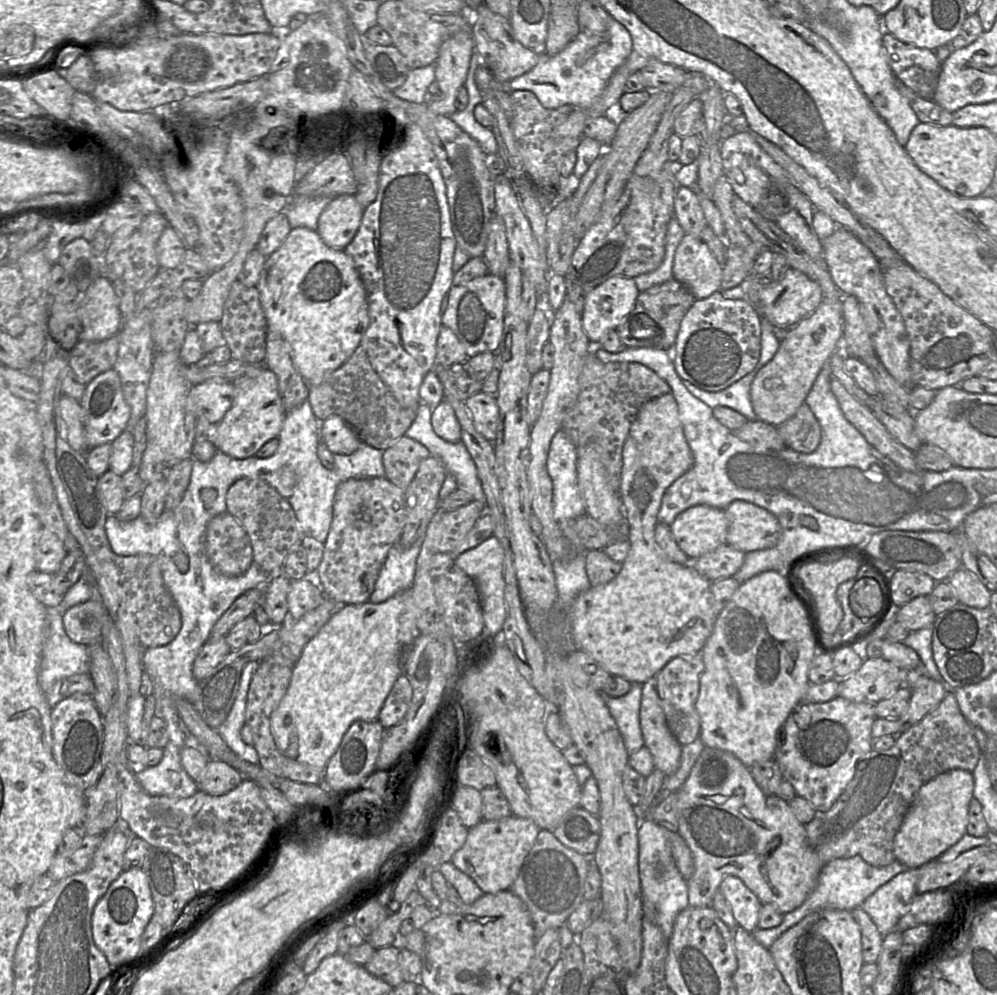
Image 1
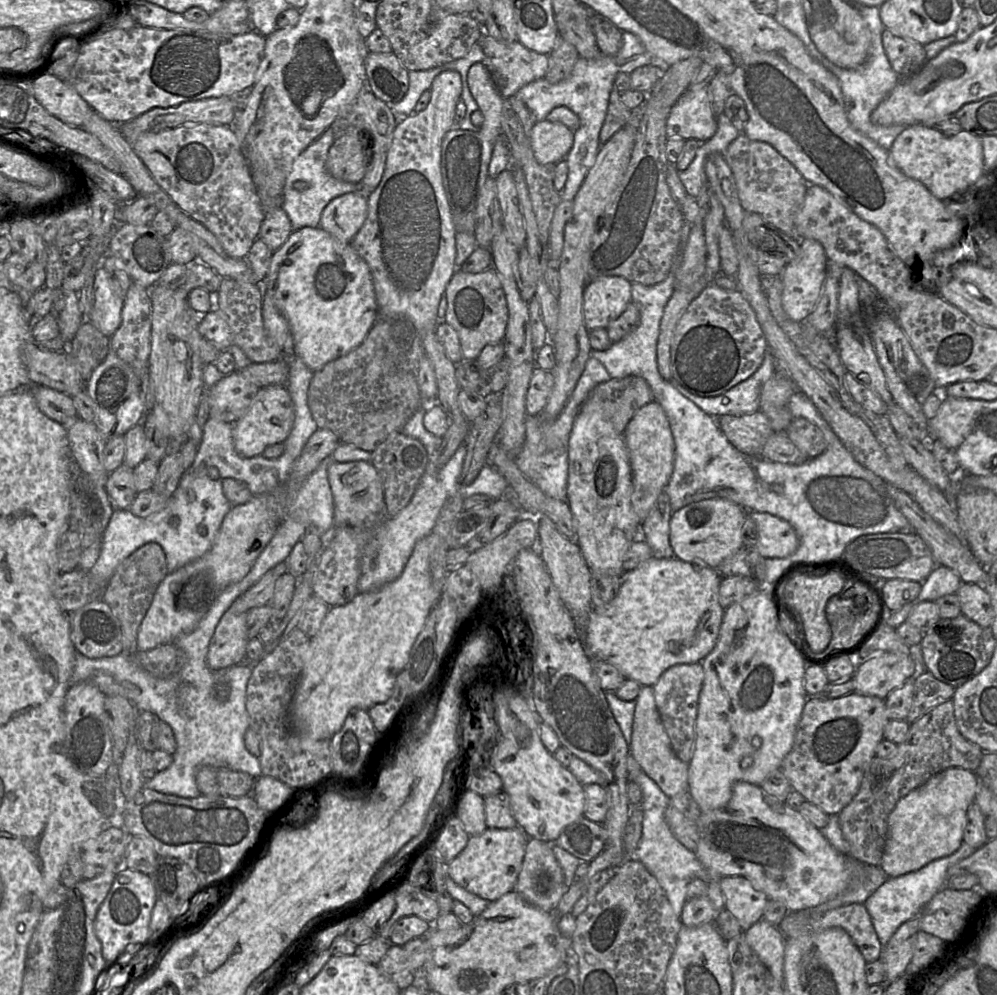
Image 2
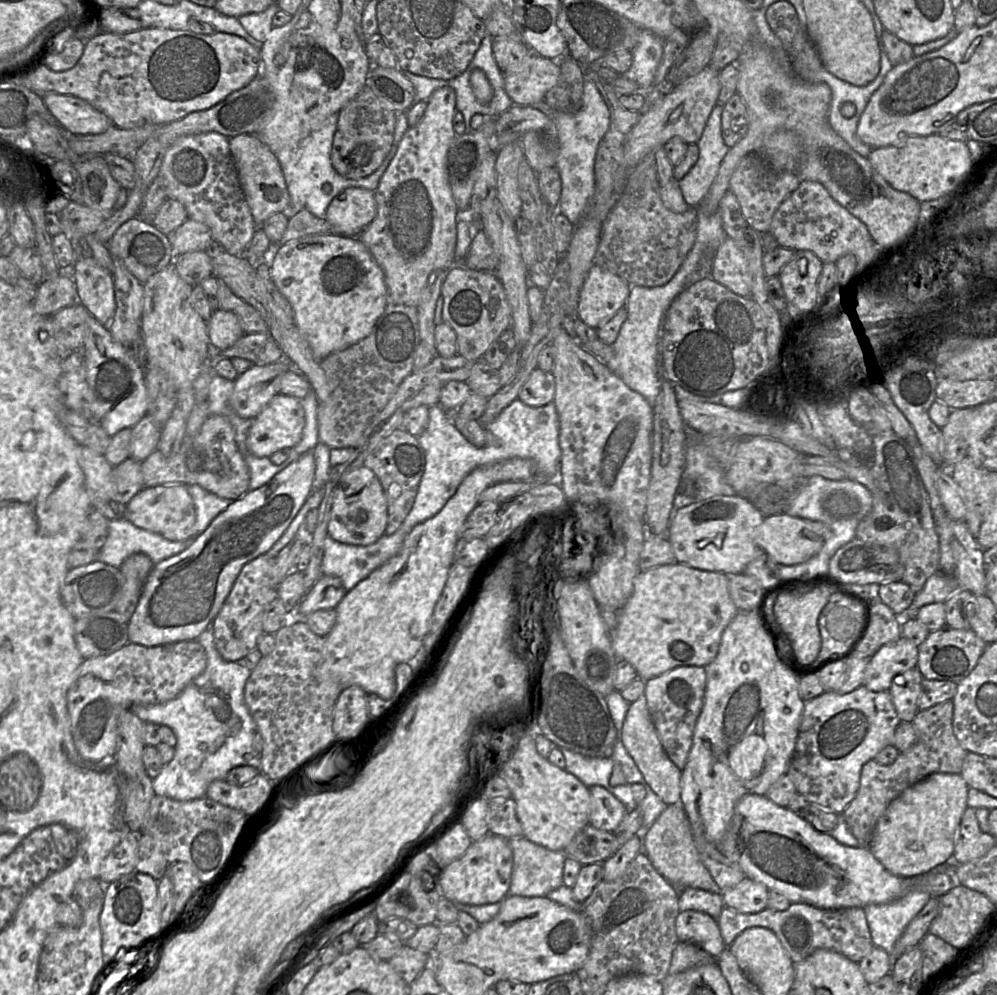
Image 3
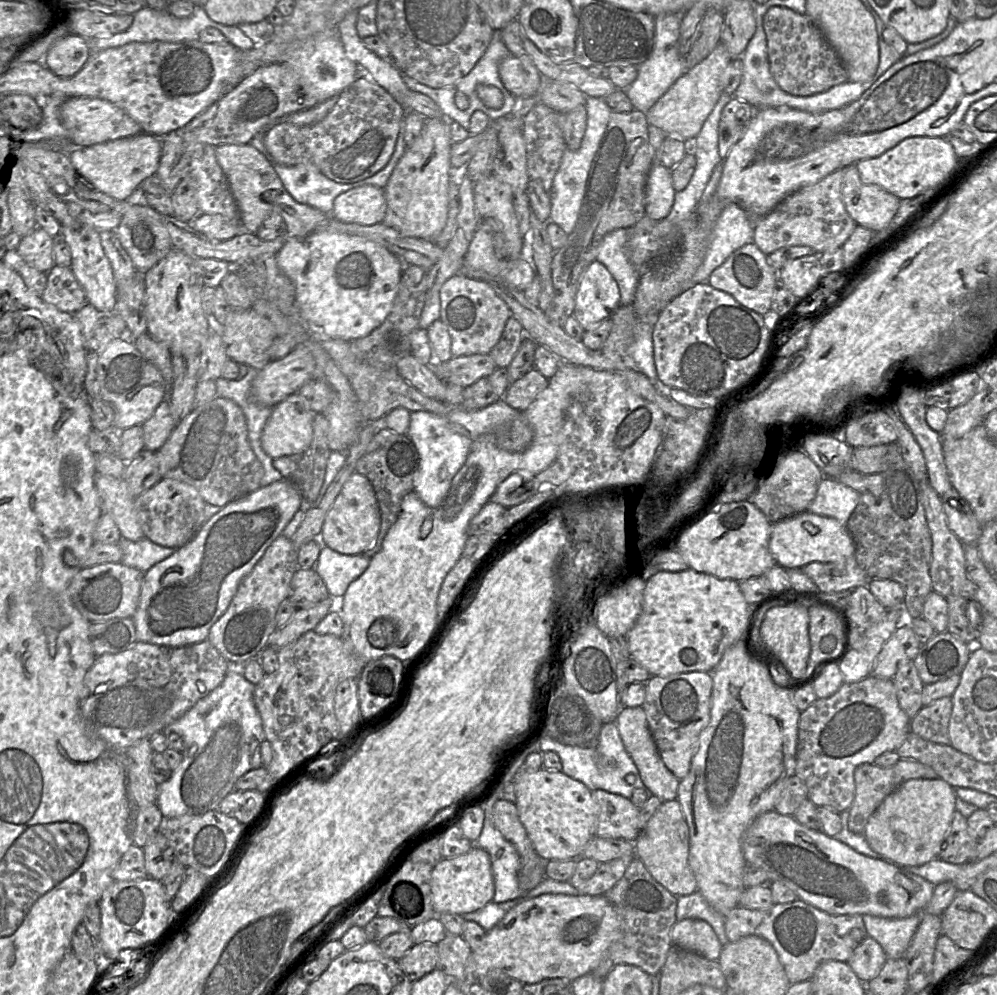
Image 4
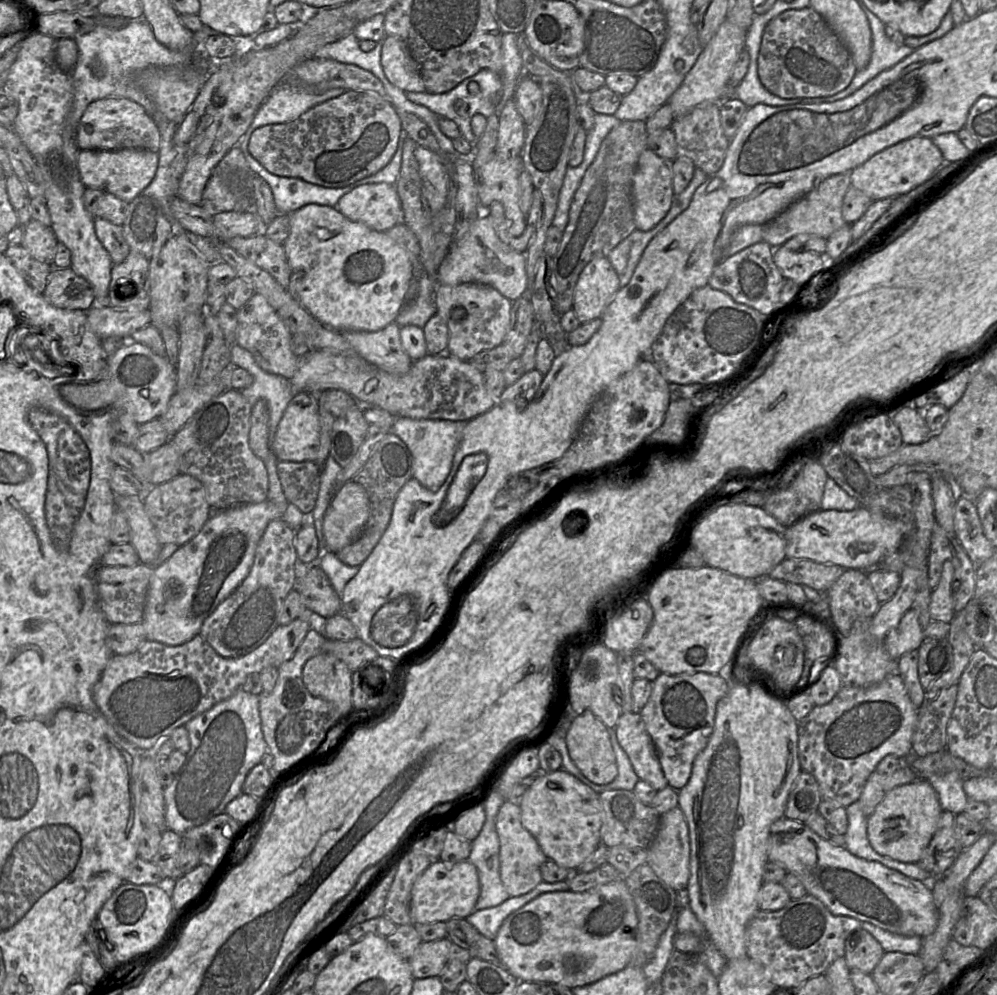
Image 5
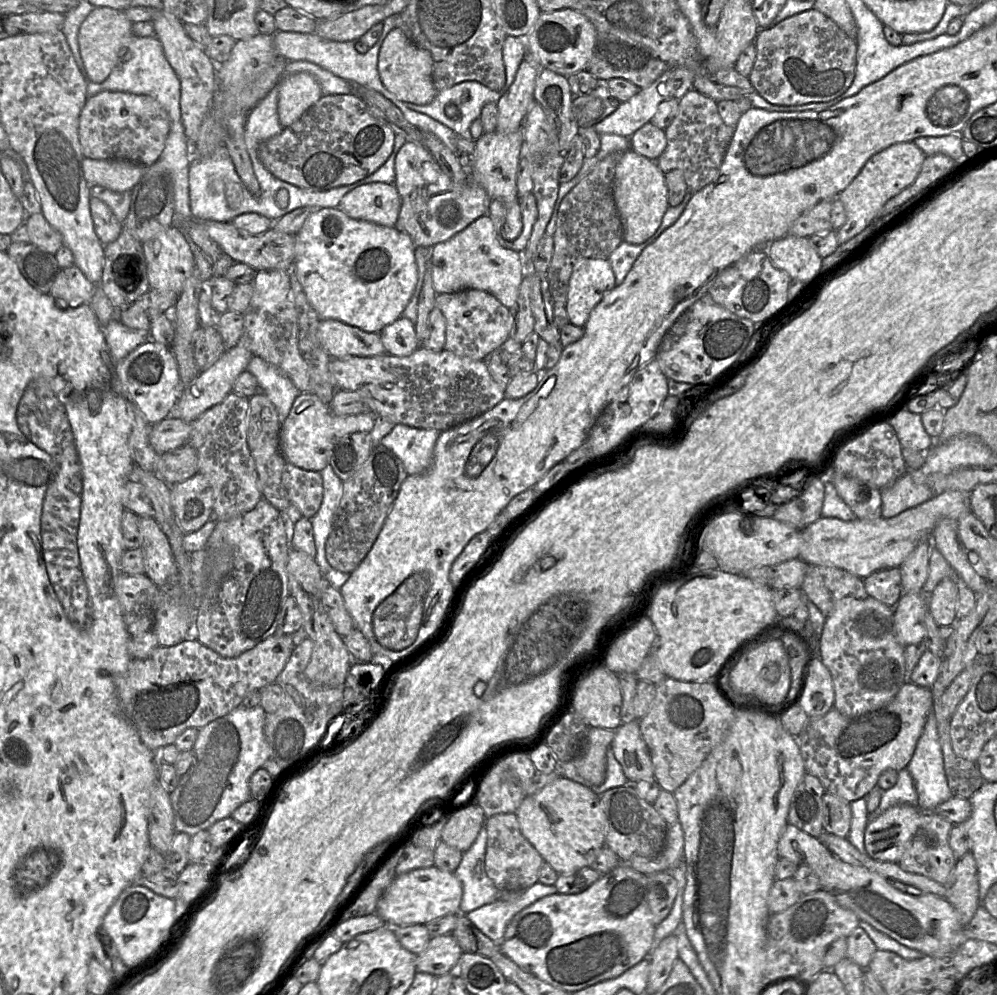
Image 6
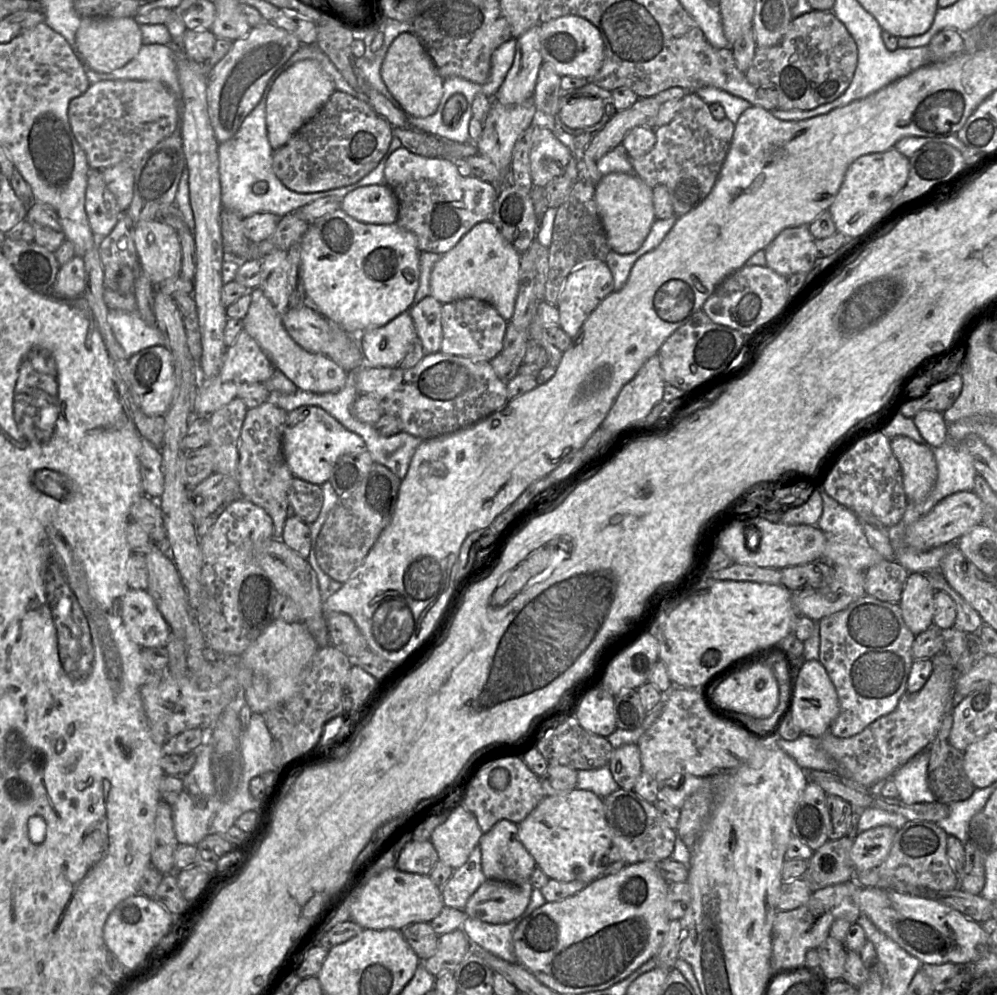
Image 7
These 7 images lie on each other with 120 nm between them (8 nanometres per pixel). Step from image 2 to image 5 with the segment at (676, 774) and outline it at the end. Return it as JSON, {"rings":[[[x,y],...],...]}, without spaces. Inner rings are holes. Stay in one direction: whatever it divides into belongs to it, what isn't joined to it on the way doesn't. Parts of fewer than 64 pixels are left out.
{"rings":[[[622,713],[615,726],[617,739],[637,776],[660,791],[668,786],[657,750],[640,713]]]}

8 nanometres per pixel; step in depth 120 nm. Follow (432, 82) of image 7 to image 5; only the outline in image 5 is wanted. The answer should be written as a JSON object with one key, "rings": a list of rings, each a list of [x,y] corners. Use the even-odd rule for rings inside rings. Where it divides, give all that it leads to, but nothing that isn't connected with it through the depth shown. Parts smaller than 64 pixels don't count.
{"rings":[[[386,36],[381,51],[381,66],[391,84],[404,92],[425,92],[418,65],[403,41]]]}

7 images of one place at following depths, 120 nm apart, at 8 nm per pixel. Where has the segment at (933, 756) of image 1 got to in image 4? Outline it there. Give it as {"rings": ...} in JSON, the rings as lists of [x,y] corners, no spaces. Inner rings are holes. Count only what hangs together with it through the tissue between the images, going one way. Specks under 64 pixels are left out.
{"rings":[[[949,696],[924,706],[910,722],[911,732],[933,743],[950,745],[949,722],[952,709],[952,698]],[[902,759],[891,767],[881,768],[874,763],[859,765],[854,772],[855,798],[848,809],[848,829],[855,834],[863,834],[870,816],[880,806],[883,800],[899,785],[910,779],[936,779],[937,773],[928,765],[913,759]]]}

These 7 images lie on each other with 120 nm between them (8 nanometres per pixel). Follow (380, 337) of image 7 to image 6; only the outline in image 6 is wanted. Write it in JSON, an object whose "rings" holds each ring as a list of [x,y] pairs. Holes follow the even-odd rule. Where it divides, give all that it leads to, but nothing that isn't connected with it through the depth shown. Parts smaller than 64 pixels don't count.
{"rings":[[[400,317],[380,332],[386,354],[405,357],[421,345],[416,336],[415,323]]]}

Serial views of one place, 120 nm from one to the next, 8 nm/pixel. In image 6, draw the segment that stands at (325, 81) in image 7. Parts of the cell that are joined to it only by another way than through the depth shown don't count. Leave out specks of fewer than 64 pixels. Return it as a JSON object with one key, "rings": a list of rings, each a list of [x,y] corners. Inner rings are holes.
{"rings":[[[309,73],[284,75],[279,81],[278,116],[283,128],[295,123],[323,97],[319,83]]]}

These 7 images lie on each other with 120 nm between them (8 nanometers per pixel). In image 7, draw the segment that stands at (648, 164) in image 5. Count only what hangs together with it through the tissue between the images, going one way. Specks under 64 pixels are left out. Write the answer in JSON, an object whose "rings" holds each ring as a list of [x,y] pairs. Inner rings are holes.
{"rings":[[[613,172],[602,175],[596,186],[596,204],[611,251],[631,254],[640,249],[656,220],[653,188],[636,174]]]}

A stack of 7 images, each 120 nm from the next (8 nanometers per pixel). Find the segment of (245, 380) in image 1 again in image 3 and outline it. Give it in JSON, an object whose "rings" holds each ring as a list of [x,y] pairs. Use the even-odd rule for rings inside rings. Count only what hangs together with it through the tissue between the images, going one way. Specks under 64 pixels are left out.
{"rings":[[[277,394],[252,420],[246,445],[257,457],[270,457],[283,448],[295,447],[302,438],[305,426],[305,412],[300,400],[284,394]]]}

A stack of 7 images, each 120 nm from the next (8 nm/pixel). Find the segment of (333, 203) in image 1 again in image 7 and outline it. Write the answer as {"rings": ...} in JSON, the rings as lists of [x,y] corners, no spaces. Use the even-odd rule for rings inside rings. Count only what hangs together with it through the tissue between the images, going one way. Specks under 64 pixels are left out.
{"rings":[[[366,185],[345,195],[340,209],[359,222],[393,224],[398,219],[399,202],[388,185]]]}

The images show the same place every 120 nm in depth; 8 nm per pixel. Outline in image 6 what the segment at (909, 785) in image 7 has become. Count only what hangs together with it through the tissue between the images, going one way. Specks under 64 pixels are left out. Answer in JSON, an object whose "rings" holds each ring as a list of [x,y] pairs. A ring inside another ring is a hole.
{"rings":[[[933,706],[916,744],[915,751],[906,768],[912,776],[917,791],[918,808],[922,812],[932,812],[936,806],[953,797],[945,775],[943,754],[938,737]]]}

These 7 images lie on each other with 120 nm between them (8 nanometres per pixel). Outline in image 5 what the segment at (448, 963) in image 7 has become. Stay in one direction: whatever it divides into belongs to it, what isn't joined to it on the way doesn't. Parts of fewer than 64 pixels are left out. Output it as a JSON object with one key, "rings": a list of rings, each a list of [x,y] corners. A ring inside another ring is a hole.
{"rings":[[[447,937],[422,942],[408,959],[413,977],[416,979],[439,976],[451,952],[452,941]]]}

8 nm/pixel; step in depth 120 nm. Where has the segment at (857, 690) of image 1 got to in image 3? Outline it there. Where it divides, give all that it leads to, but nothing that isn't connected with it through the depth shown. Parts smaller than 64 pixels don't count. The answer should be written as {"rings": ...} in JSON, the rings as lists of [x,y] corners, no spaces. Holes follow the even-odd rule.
{"rings":[[[905,637],[882,646],[868,661],[863,684],[867,689],[888,691],[893,678],[918,662],[918,646]]]}

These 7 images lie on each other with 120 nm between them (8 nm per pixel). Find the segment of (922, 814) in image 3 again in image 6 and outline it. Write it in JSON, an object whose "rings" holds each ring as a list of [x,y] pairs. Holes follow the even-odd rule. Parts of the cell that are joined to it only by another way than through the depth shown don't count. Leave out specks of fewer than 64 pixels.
{"rings":[[[896,805],[869,820],[864,833],[866,854],[877,861],[898,863],[923,813],[915,806]]]}

